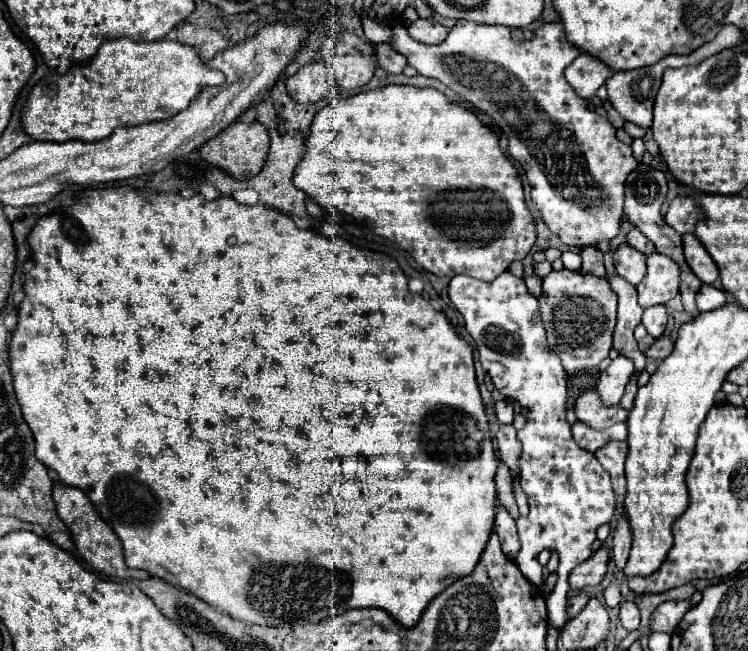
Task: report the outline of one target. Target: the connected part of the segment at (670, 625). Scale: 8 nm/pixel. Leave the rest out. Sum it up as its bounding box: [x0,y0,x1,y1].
[652,600,692,634]

